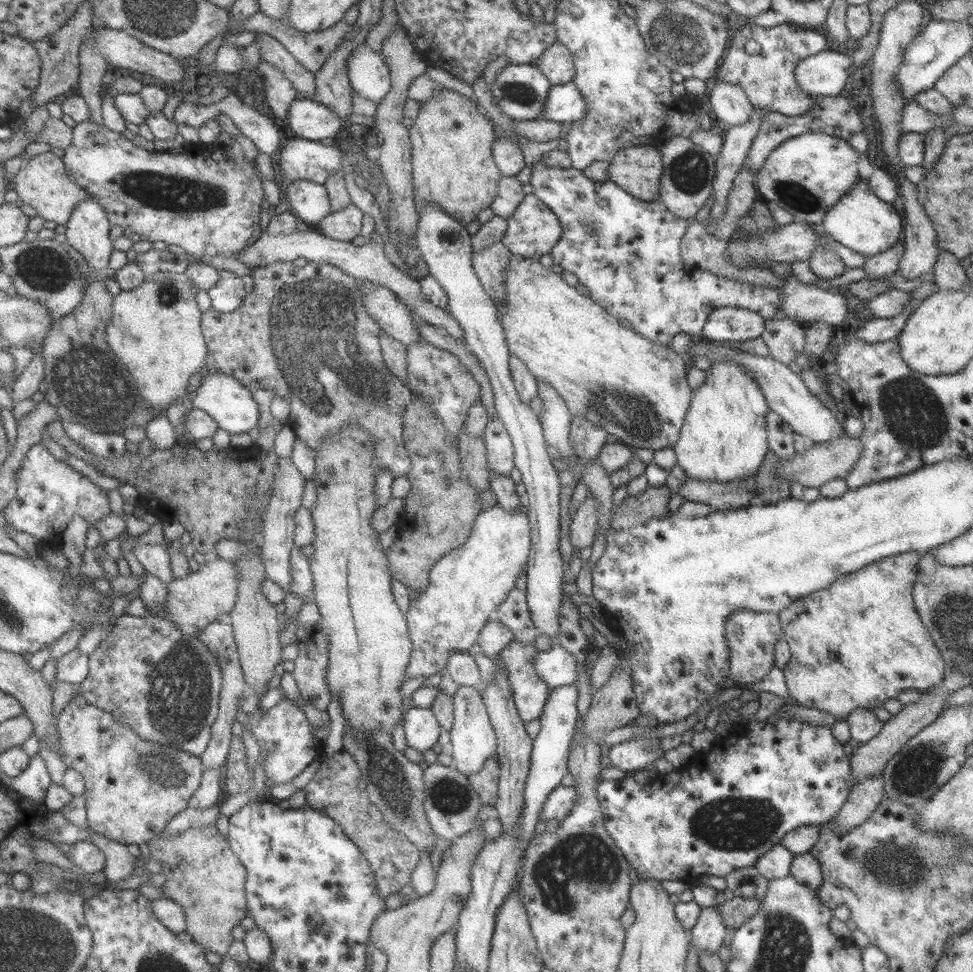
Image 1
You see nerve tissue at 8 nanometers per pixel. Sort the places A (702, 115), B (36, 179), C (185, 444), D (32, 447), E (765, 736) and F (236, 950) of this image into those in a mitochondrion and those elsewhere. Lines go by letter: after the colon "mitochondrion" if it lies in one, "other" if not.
A: other
B: other
C: other
D: other
E: other
F: other

